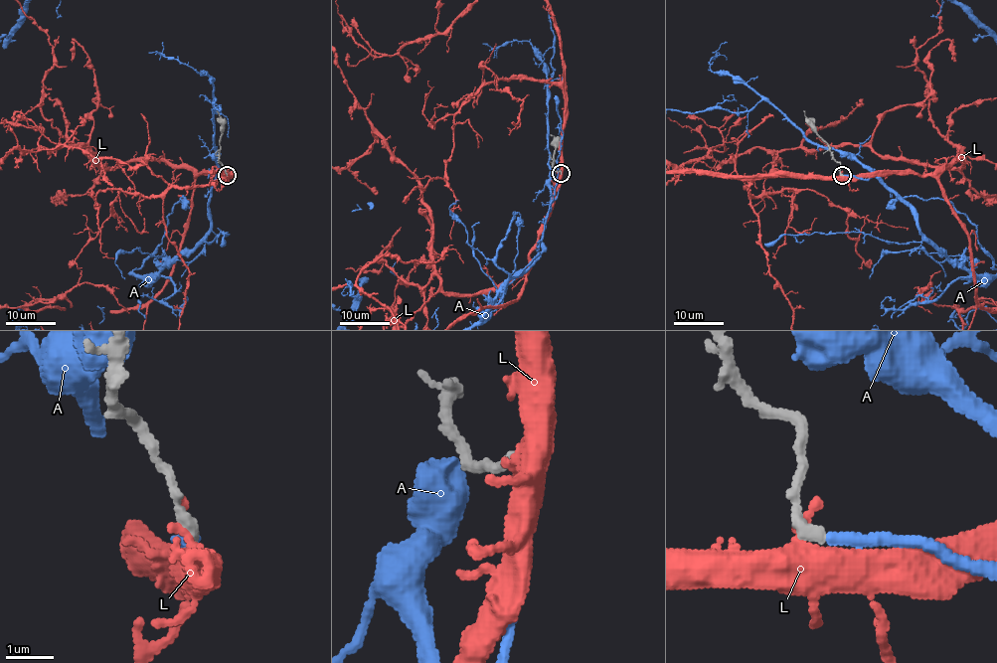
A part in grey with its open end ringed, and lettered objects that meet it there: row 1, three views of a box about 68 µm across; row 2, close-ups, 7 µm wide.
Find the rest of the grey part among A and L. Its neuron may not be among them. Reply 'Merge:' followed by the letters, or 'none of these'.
Merge: A

